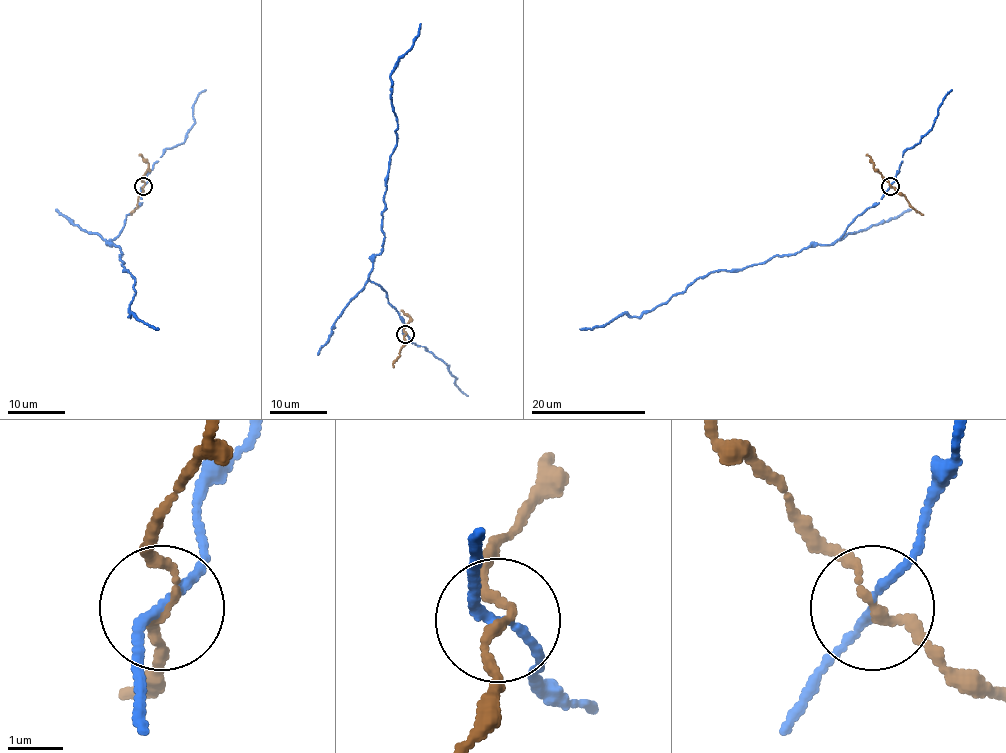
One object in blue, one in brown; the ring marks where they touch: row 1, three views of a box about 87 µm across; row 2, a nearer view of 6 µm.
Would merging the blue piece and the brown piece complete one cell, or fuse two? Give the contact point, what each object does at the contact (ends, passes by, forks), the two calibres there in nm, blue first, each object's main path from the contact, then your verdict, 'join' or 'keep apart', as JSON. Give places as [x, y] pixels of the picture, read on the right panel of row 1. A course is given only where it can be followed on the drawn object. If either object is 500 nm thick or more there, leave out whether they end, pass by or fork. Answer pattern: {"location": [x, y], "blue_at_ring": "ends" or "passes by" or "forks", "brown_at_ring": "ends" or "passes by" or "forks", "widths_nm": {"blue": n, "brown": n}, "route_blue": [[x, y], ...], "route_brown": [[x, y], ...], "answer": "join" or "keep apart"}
{"location": [890, 186], "blue_at_ring": "passes by", "brown_at_ring": "passes by", "widths_nm": {"blue": 140, "brown": 140}, "route_blue": [[890, 186], [835, 243], [742, 268], [715, 270], [639, 317], [622, 313], [602, 326], [579, 328]], "route_brown": [[890, 186], [923, 214]], "answer": "keep apart"}

